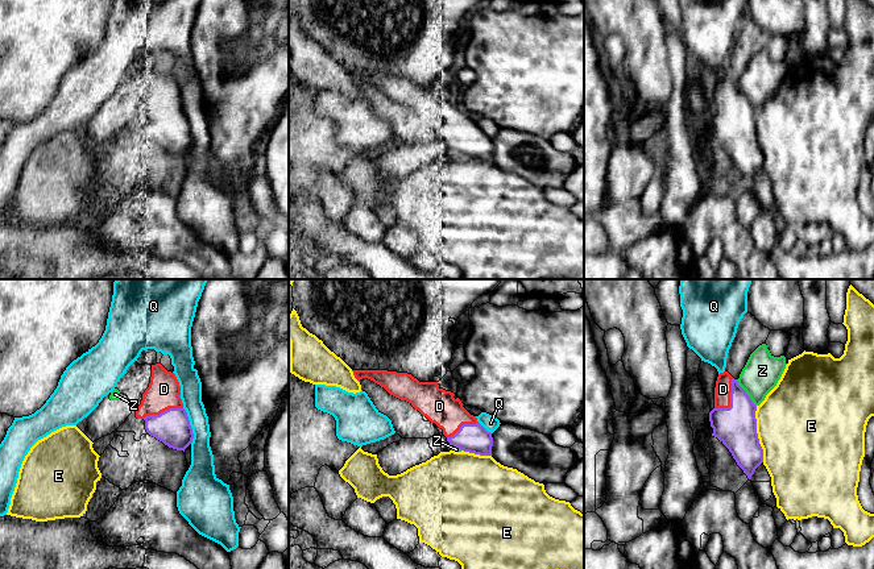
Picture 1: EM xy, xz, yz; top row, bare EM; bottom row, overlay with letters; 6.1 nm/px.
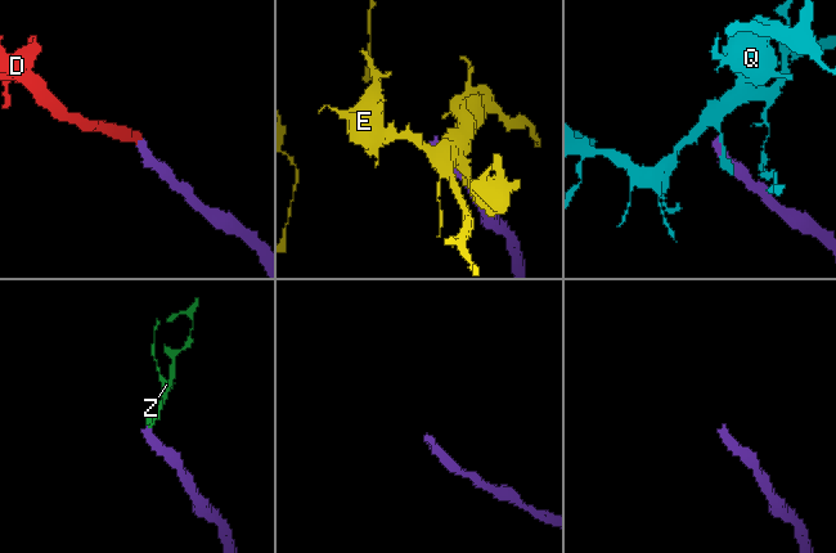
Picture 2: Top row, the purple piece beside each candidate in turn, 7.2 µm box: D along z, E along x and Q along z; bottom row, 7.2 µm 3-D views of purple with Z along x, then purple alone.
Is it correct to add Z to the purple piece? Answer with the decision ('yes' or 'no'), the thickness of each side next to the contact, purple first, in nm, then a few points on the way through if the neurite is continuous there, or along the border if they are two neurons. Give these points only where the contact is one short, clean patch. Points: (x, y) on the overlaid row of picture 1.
no; calibres 240 and 220 nm; border yz (736, 379), (756, 406)

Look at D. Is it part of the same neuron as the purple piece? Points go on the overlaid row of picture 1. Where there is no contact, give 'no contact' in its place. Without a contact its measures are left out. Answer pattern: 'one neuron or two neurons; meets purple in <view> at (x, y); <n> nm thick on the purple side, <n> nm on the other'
one neuron; meets purple in yz at (730, 399); 240 nm thick on the purple side, 100 nm on the other

